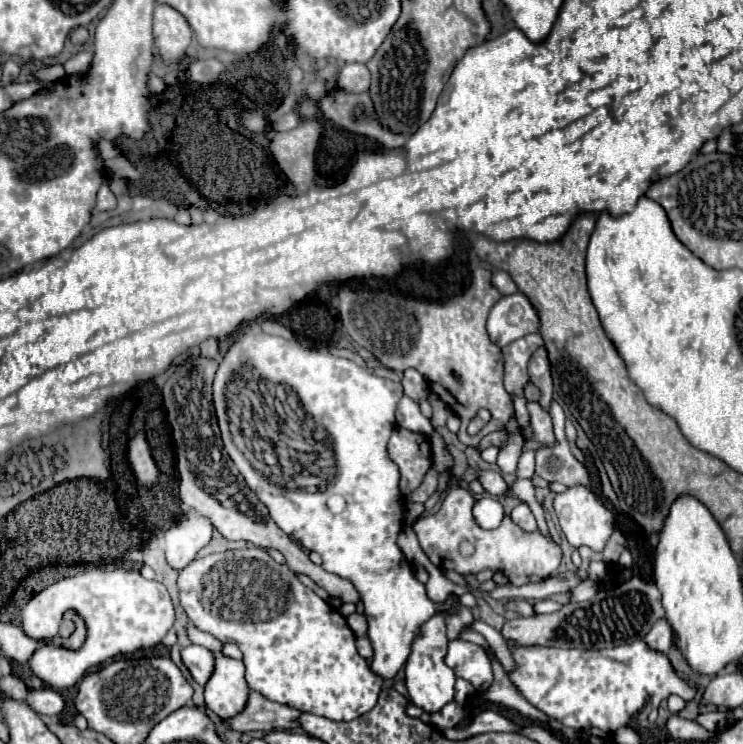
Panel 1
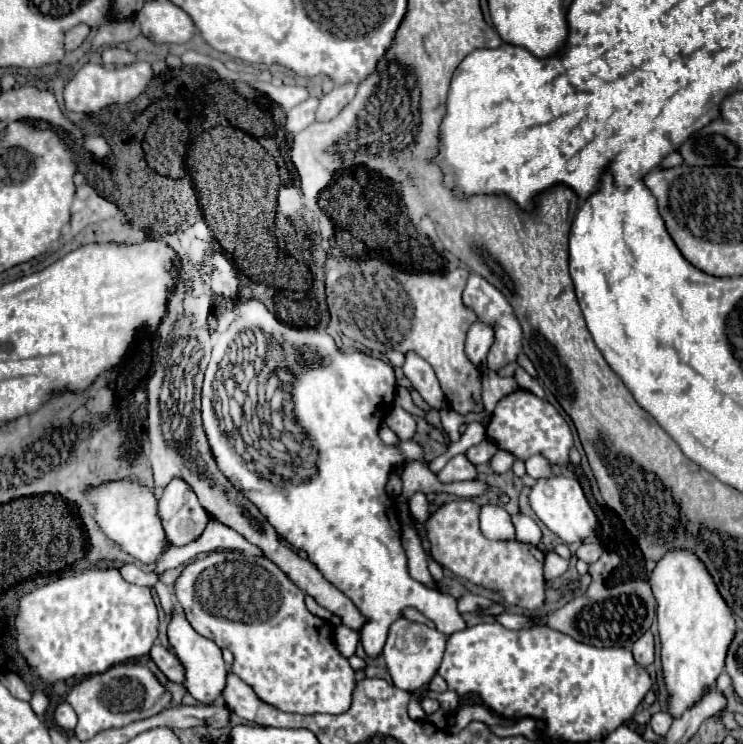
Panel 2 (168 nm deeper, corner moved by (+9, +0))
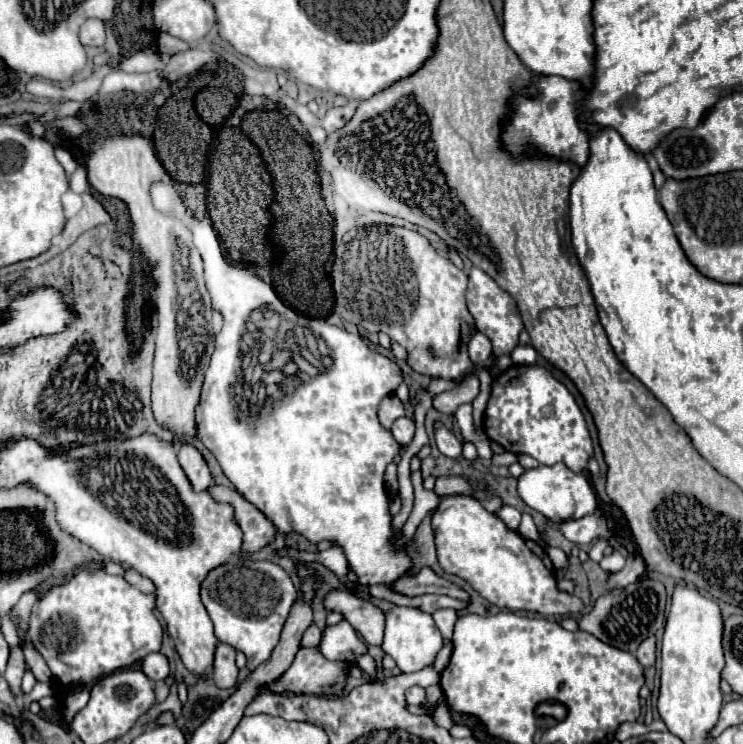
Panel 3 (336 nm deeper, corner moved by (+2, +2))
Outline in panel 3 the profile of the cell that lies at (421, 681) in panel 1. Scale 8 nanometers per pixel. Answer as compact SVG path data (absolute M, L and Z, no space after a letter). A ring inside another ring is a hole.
M384 602L380 606L380 610L386 616L386 634L384 634L382 650L396 660L398 668L402 672L418 672L426 666L432 666L436 654L442 648L442 636L440 636L440 630L436 628L432 616L418 608L398 606L392 602Z

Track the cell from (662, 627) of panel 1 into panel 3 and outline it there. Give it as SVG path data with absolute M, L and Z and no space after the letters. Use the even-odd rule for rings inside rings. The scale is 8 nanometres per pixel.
M654 636L646 638L646 640L638 646L636 658L638 658L638 662L640 662L644 668L654 666L654 662L656 662L656 638L654 638Z

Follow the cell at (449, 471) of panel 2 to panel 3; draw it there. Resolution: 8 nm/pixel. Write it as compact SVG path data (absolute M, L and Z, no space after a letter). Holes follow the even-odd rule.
M434 422L434 438L436 438L438 450L444 456L450 456L450 458L462 456L462 444L456 440L456 436L442 422Z

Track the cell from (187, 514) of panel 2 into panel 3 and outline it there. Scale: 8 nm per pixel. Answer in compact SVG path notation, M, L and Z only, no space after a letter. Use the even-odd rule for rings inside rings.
M184 440L178 448L178 460L180 466L184 468L188 480L192 480L192 486L196 488L196 492L206 490L212 484L212 476L208 470L208 464L202 456L202 452L188 440Z

